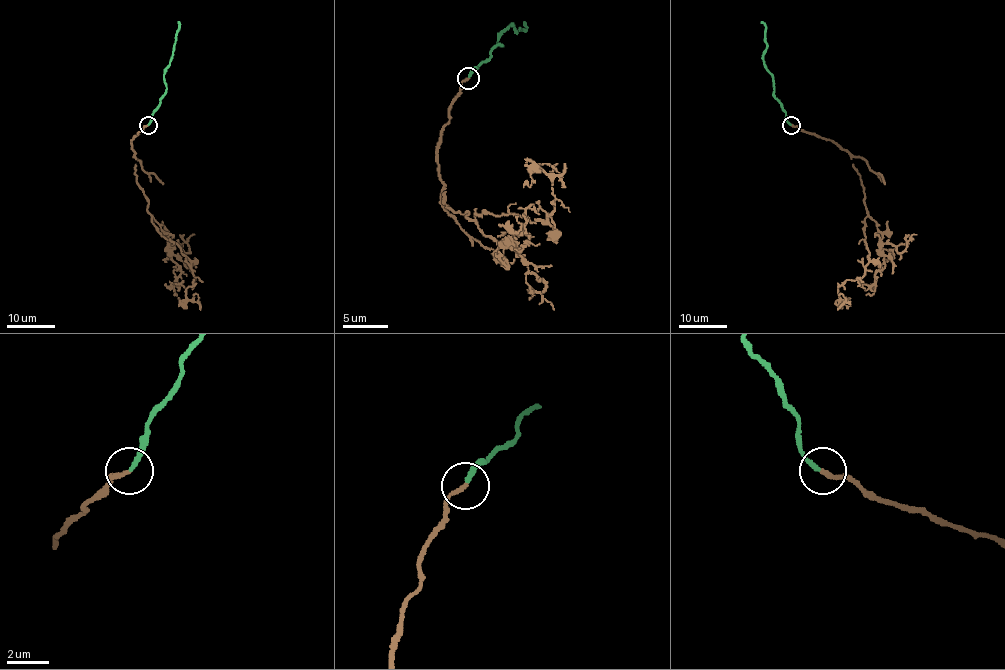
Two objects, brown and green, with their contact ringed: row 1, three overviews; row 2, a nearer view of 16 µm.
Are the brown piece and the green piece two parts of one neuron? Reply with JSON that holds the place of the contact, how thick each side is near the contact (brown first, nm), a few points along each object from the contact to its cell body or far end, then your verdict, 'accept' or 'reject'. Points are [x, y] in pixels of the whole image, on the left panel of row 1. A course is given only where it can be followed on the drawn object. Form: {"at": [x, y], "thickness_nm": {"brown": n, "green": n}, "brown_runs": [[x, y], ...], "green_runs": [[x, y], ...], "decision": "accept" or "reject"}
{"at": [148, 125], "thickness_nm": {"brown": 160, "green": 180}, "brown_runs": [[148, 125], [132, 141], [137, 184], [156, 230], [190, 262], [194, 285], [185, 296], [197, 301], [193, 295]], "green_runs": [[148, 125], [165, 93], [163, 72], [170, 63], [178, 22]], "decision": "accept"}

